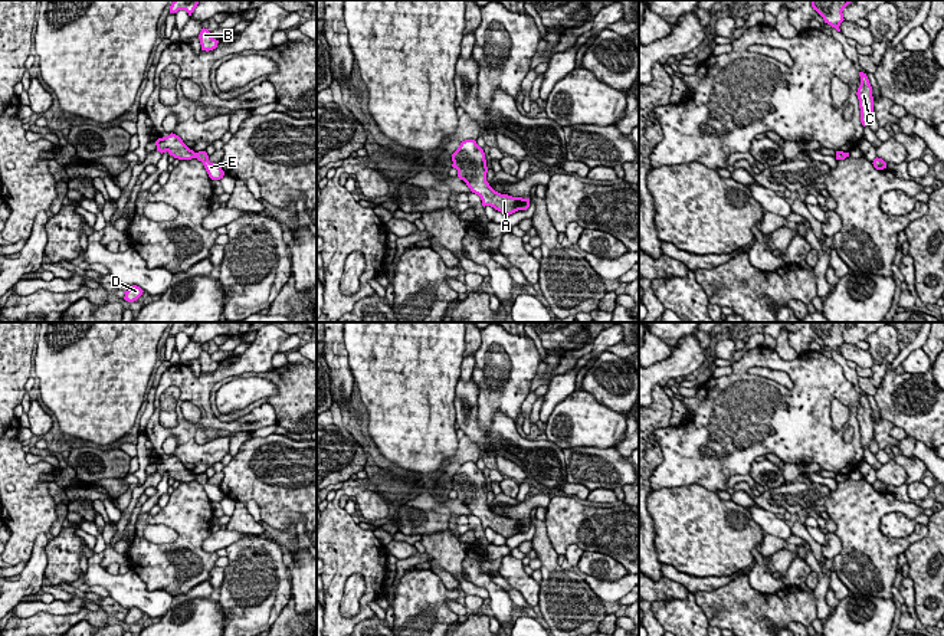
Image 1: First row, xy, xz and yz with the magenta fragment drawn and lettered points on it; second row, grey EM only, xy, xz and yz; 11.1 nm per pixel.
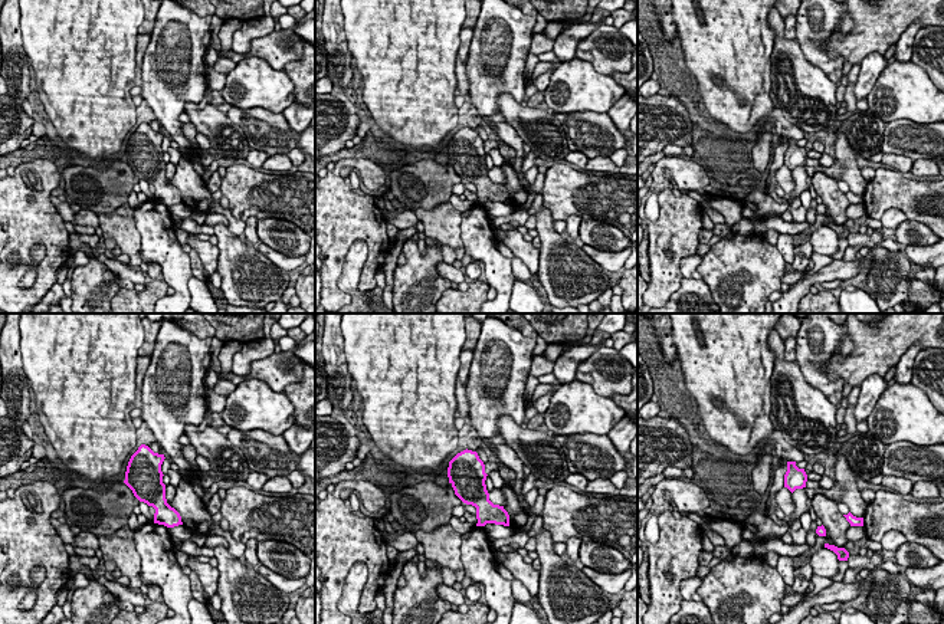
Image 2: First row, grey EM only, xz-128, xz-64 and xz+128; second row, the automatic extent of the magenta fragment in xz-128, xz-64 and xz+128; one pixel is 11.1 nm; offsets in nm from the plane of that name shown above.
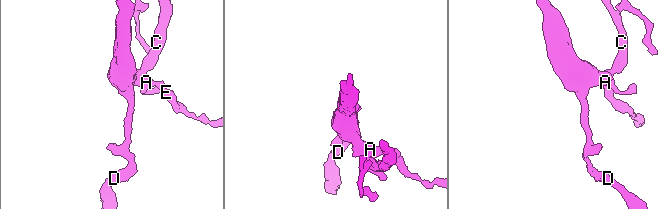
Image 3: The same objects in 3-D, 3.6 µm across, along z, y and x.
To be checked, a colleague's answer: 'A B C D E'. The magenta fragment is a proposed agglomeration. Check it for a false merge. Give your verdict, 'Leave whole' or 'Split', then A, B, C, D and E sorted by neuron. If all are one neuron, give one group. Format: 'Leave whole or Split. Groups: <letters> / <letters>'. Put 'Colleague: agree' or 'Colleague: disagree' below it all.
Split. Groups: A B C D / E
Colleague: disagree

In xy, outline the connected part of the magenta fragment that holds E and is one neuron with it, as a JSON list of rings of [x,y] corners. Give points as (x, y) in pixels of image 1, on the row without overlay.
[[[206,473],[196,475],[196,481],[203,485],[203,488],[212,502],[223,501],[224,494],[222,492],[220,486],[210,485]]]

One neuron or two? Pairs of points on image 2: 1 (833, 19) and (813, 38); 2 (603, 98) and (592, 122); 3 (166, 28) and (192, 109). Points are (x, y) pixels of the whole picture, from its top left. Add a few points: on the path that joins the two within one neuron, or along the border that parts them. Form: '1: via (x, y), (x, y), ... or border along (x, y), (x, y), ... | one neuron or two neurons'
1: via (829, 22), (818, 33) | one neuron
2: border along (561, 112), (596, 111), (606, 114) | two neurons
3: border along (196, 104), (186, 104), (183, 111) | two neurons

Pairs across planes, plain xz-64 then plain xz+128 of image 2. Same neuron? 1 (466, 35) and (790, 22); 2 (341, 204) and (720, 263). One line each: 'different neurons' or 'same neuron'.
1: same neuron
2: different neurons

